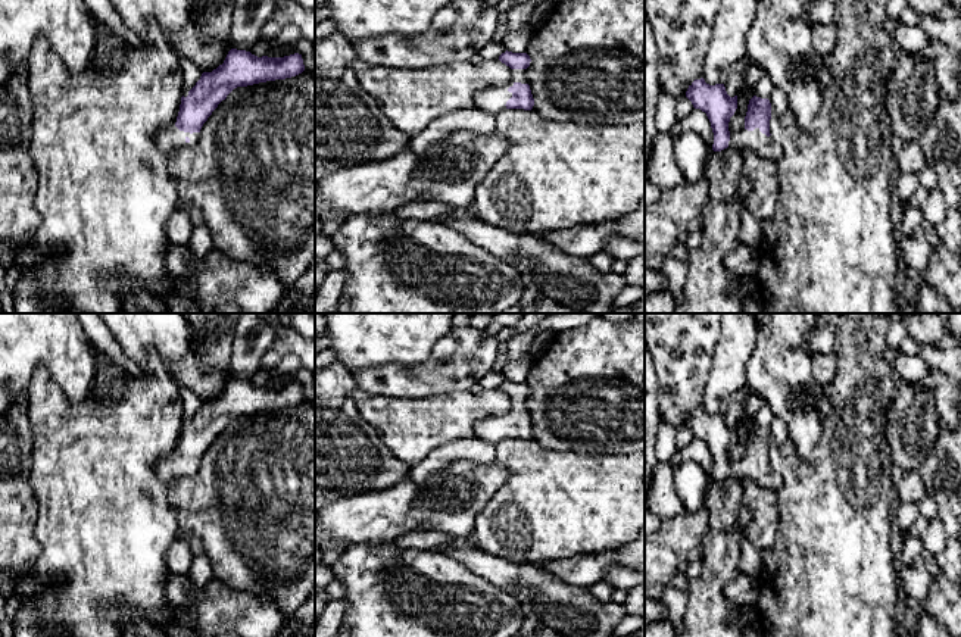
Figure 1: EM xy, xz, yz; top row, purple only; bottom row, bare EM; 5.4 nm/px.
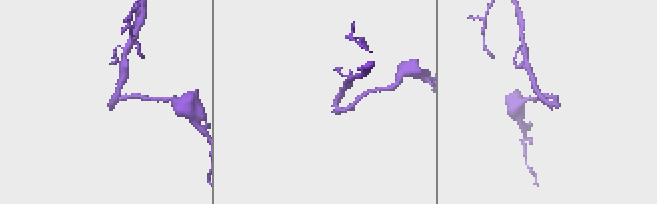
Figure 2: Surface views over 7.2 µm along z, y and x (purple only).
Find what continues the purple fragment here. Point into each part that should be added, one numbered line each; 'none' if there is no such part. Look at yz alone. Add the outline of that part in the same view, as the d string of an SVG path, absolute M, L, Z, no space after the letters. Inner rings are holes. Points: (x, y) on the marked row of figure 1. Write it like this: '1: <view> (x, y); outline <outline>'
1: yz (766, 147); outline M755 128L753 131L742 129L730 132L728 147L736 146L755 152L761 159L779 162L781 157L780 144L770 135L767 137Z

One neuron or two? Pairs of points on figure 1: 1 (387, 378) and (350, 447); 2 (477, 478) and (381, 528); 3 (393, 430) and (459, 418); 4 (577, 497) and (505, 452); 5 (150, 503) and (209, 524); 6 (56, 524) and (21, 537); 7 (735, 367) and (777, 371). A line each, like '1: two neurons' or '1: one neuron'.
1: two neurons
2: one neuron
3: one neuron
4: one neuron
5: two neurons
6: two neurons
7: two neurons

